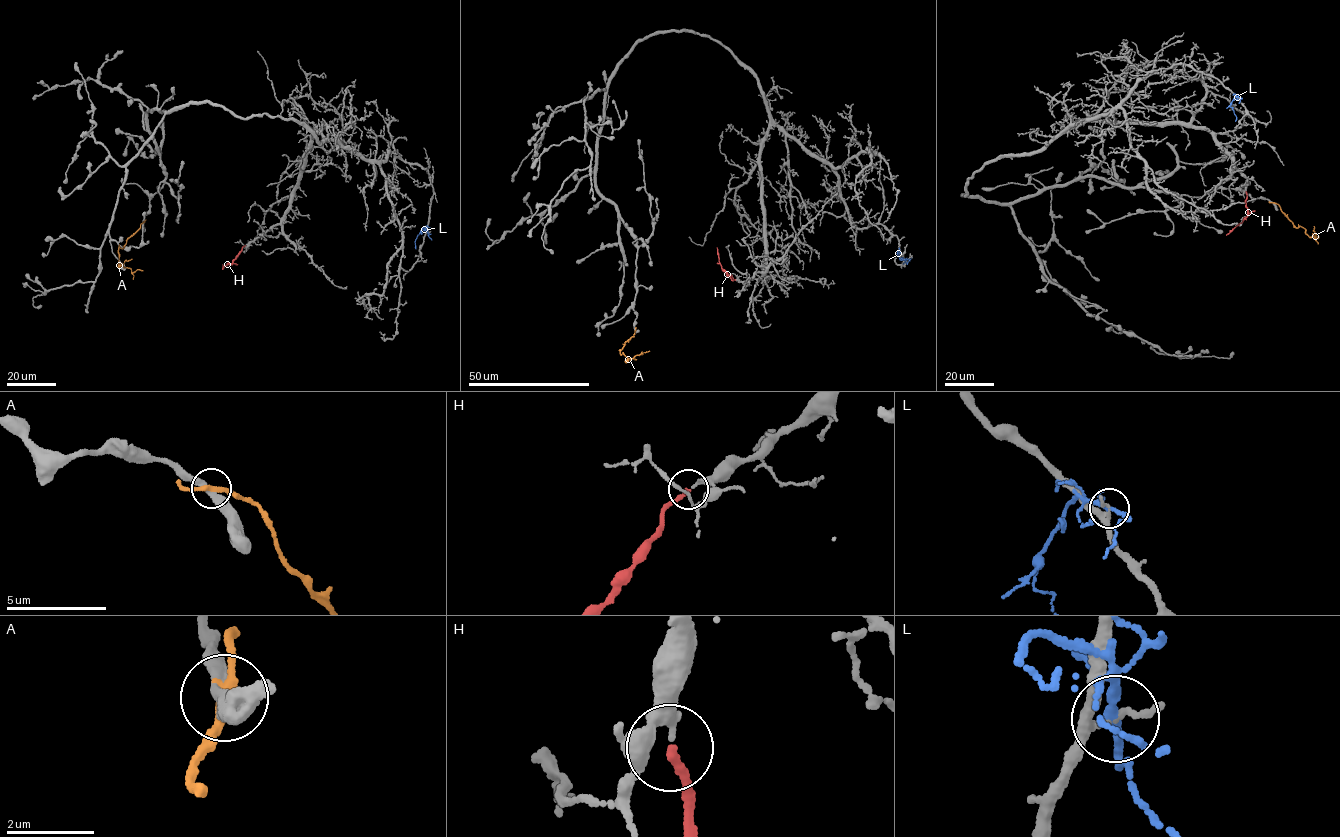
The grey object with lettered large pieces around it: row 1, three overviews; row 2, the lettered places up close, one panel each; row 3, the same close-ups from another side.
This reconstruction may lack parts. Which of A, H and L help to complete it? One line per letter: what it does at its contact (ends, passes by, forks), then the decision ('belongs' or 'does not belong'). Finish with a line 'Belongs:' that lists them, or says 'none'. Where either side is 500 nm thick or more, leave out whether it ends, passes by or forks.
A: it passes by; does not belong
H: it ends there; belongs
L: it forks there; does not belong
Belongs: H

